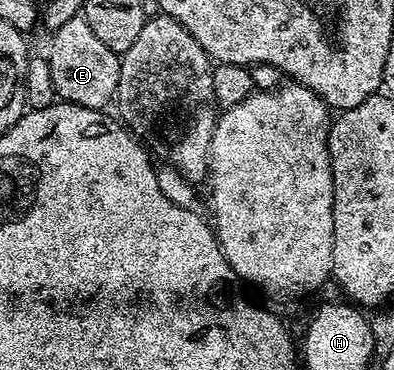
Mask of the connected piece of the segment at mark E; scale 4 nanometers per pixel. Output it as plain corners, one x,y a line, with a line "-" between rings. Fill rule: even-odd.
82,16
69,19
65,27
54,30
51,41
49,60
53,71
53,87
59,101
67,101
71,105
80,105
90,109
102,110
103,105
112,104
119,91
120,54
109,51
97,35
85,23

